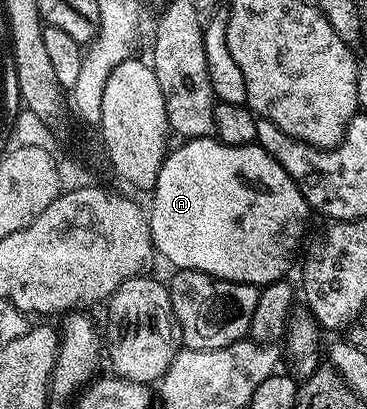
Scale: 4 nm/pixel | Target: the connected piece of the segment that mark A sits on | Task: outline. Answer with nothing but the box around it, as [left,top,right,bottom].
[147,137,310,288]

